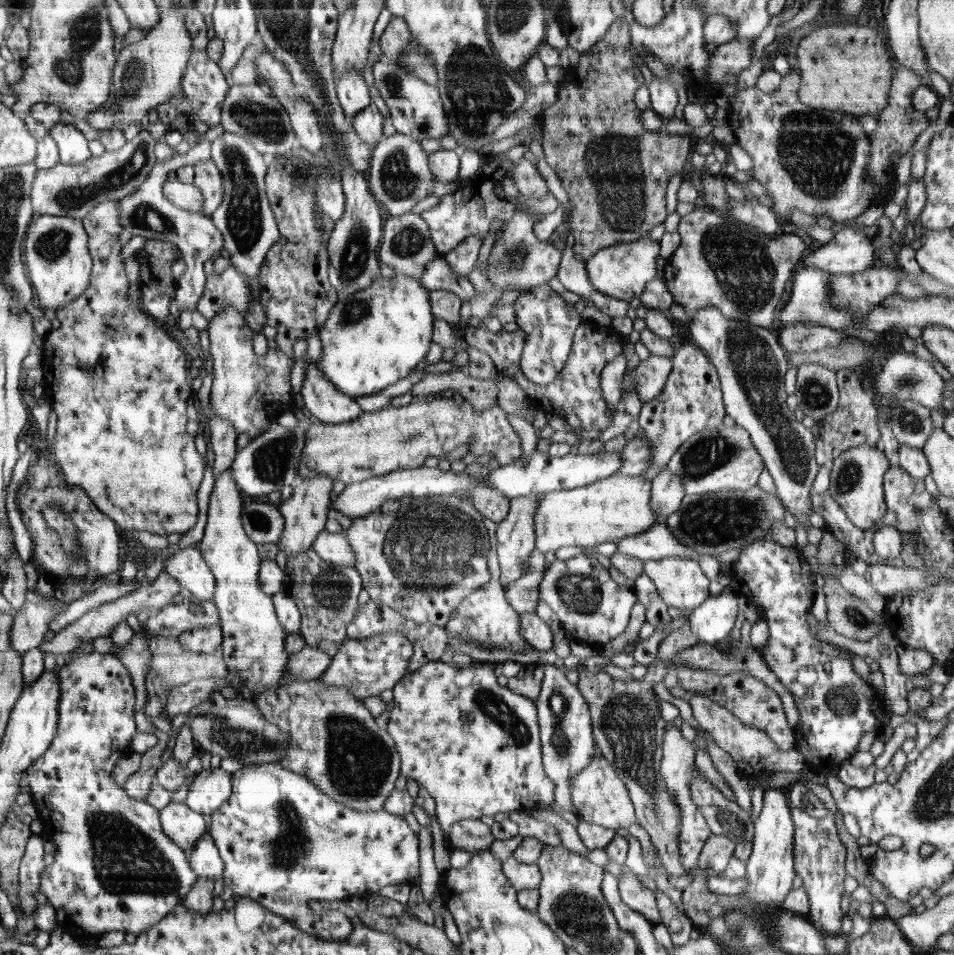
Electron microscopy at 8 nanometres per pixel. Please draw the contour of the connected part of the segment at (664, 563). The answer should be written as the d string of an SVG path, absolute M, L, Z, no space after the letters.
M674 556L643 563L643 572L652 579L668 607L690 612L708 599L710 580L704 576L694 558Z

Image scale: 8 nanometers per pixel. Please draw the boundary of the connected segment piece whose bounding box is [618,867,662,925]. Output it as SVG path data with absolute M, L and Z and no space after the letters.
M627 867L624 869L625 871L618 879L619 892L622 894L624 904L627 904L629 908L632 908L641 916L644 916L653 925L660 924L662 915L660 915L660 909L658 909L655 893L644 886L638 880L638 875L631 869Z

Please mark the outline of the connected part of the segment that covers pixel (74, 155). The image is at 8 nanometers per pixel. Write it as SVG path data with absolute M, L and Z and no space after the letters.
M60 122L55 124L53 129L48 130L48 133L56 142L60 163L76 166L92 157L88 140L80 130L76 129L75 125Z

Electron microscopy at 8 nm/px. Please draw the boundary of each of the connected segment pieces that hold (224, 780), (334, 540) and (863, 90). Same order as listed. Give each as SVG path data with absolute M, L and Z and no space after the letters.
M209 768L195 775L185 803L192 810L208 816L227 801L232 792L232 774L222 768Z
M324 530L317 536L312 549L326 562L334 563L339 567L356 568L357 556L349 540L342 533L330 533Z
M834 24L820 28L800 42L797 60L801 76L799 99L812 108L828 108L849 115L874 114L888 104L894 62L884 46L884 36L864 24Z

